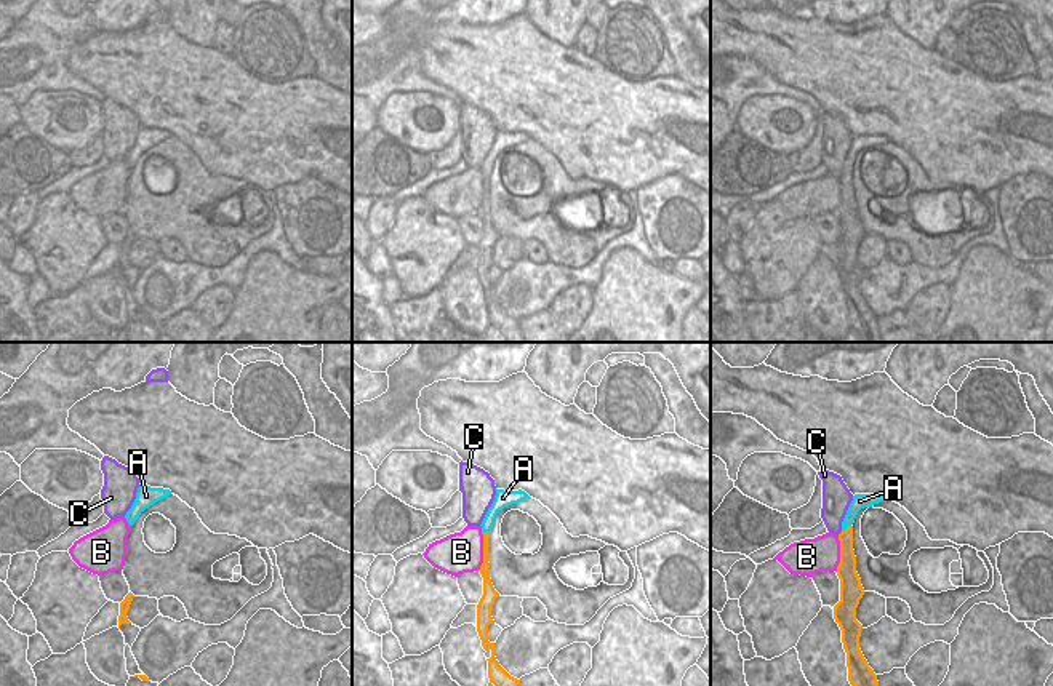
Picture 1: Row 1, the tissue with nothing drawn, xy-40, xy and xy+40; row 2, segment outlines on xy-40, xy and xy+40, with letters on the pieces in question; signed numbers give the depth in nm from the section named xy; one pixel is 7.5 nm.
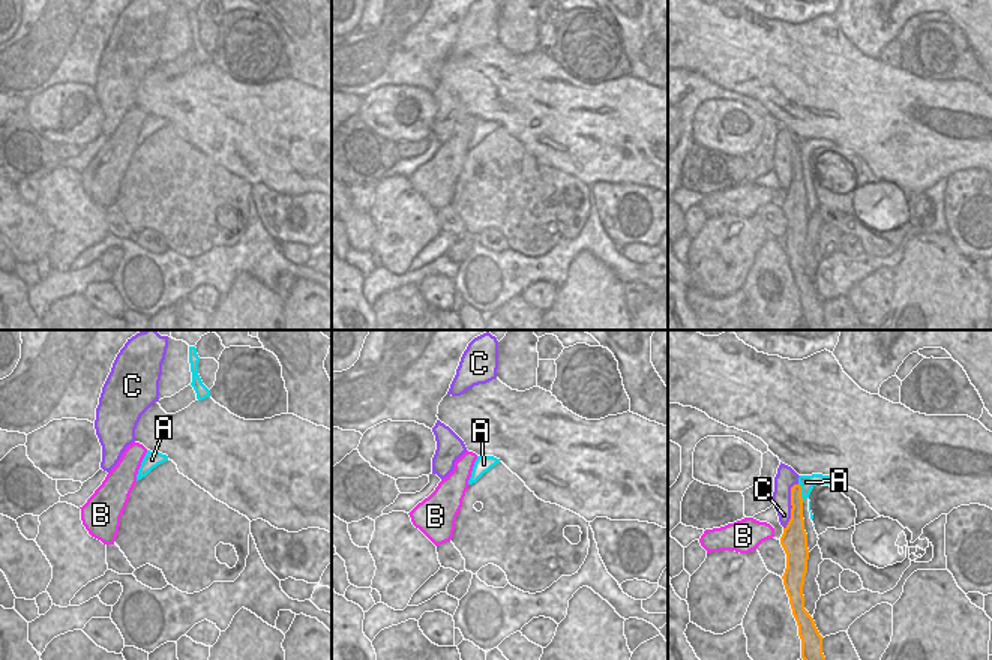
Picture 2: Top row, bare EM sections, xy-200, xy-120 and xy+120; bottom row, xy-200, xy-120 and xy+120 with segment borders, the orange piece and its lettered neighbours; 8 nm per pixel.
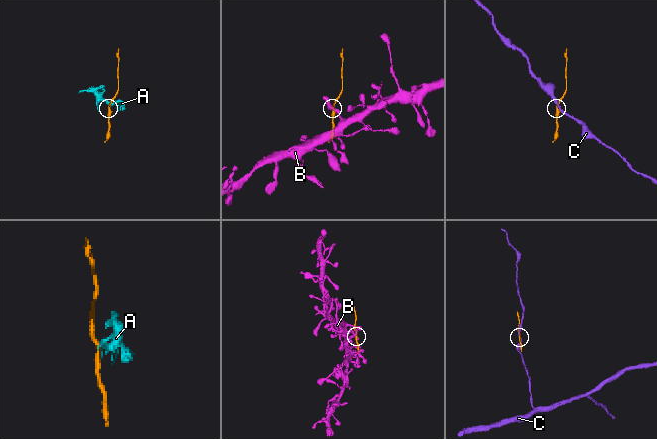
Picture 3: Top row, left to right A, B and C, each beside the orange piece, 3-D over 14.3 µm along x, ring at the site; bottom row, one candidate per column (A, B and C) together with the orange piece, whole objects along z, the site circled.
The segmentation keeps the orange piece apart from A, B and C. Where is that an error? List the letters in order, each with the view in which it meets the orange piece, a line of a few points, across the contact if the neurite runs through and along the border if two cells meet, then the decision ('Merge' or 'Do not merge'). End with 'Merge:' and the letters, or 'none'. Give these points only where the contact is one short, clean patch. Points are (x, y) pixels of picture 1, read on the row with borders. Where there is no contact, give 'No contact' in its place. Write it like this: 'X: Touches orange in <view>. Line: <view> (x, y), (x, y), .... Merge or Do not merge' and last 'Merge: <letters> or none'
A: Touches orange in xy+40. Line: xy+40 (850, 525), (842, 531). Do not merge
B: Touches orange in xy. Line: xy (482, 533), (482, 565), (477, 570). Do not merge
C: Touches orange in xy+40. Do not merge
Merge: none.

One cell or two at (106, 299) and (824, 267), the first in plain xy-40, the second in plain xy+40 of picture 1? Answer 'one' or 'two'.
one

